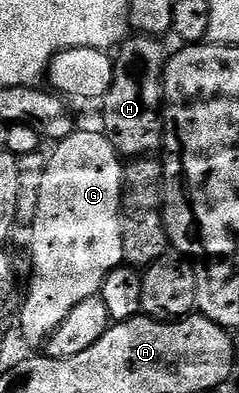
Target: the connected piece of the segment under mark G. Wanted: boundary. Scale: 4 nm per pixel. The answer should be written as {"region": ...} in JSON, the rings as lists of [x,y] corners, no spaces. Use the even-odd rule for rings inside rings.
{"region":[[[76,131],[70,133],[67,138],[58,142],[54,146],[51,158],[47,161],[47,166],[43,169],[43,178],[39,181],[39,202],[35,205],[35,226],[31,229],[31,286],[27,289],[27,299],[23,303],[23,310],[19,313],[19,329],[23,332],[23,337],[31,345],[42,346],[47,338],[61,327],[61,319],[77,307],[84,299],[100,296],[105,279],[114,269],[120,268],[124,264],[123,259],[123,170],[124,162],[121,155],[113,147],[113,143],[102,132],[82,133]]]}

